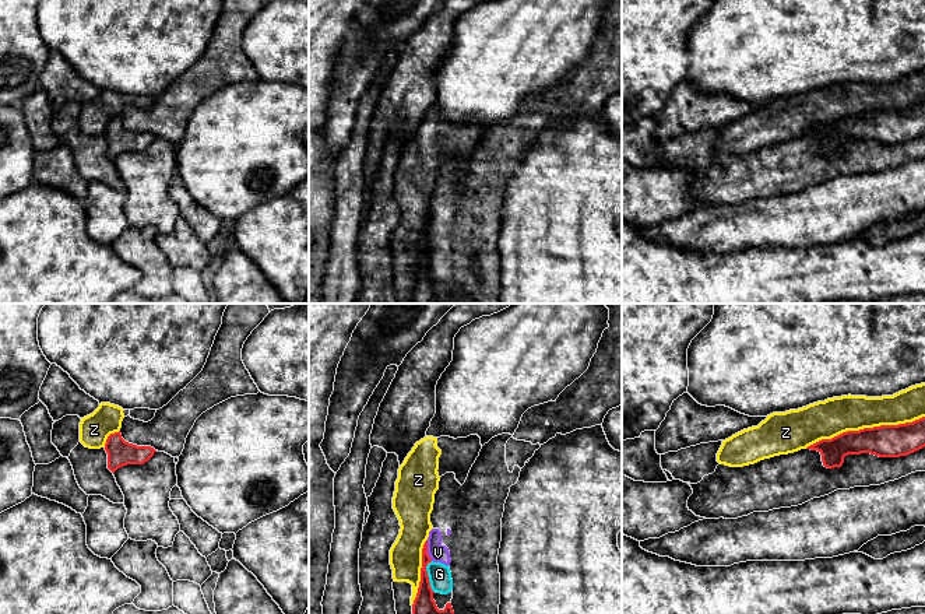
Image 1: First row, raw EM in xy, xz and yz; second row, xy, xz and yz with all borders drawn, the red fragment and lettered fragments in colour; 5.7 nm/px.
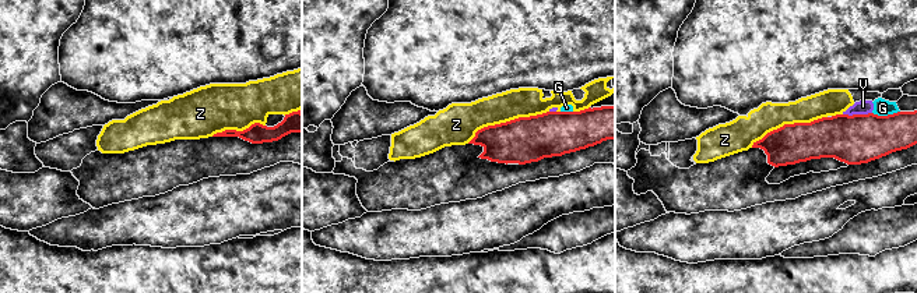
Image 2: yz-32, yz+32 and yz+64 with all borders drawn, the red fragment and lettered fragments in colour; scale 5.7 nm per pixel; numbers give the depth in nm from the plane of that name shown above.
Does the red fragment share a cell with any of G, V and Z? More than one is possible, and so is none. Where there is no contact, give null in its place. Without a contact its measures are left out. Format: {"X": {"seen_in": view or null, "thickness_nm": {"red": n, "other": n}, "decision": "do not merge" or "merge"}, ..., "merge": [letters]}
{"G": {"seen_in": "xz", "thickness_nm": {"red": 160, "other": 130}, "decision": "do not merge"}, "V": {"seen_in": "xz", "thickness_nm": {"red": 90, "other": 110}, "decision": "do not merge"}, "Z": {"seen_in": "yz", "thickness_nm": {"red": 190, "other": 220}, "decision": "do not merge"}, "merge": []}

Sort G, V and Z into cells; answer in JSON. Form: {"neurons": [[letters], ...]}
{"neurons": [["G", "V"], ["Z"]]}

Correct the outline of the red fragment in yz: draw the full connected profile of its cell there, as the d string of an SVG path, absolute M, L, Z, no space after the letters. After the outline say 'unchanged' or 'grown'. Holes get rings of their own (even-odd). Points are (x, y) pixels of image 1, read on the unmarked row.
M925 103L898 112L880 112L847 117L822 126L806 136L822 141L827 155L841 154L848 141L871 140L879 144L900 144L925 134Z; unchanged

